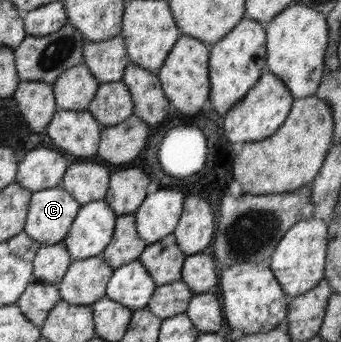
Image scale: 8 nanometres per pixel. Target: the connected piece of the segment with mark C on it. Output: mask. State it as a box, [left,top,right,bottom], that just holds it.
[23,187,80,244]

